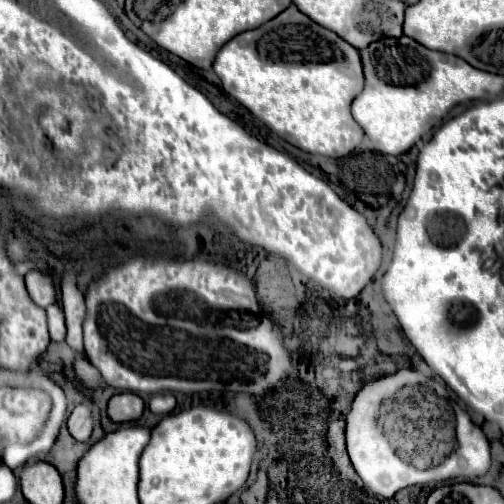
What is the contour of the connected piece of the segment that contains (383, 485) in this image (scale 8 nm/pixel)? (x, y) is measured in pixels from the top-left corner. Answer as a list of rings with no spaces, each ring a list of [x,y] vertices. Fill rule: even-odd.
[[[398,370],[392,376],[370,381],[356,394],[352,408],[348,412],[346,444],[348,444],[350,460],[352,460],[358,476],[362,478],[362,482],[368,488],[374,488],[374,494],[380,494],[382,498],[392,498],[398,490],[402,490],[406,486],[426,484],[432,480],[448,480],[448,478],[456,478],[456,476],[474,478],[474,476],[486,474],[490,468],[490,444],[488,444],[488,438],[484,436],[482,428],[470,420],[468,412],[458,402],[446,400],[446,410],[440,410],[446,414],[434,416],[434,424],[428,424],[426,418],[422,420],[422,390],[406,392],[406,382],[402,384],[402,380],[410,380],[410,388],[412,388],[412,384],[422,384],[422,380],[434,380],[434,378],[428,378],[426,374],[420,374],[414,370],[412,372]],[[396,450],[416,450],[418,454],[414,458],[414,464],[404,462],[396,454]]]

